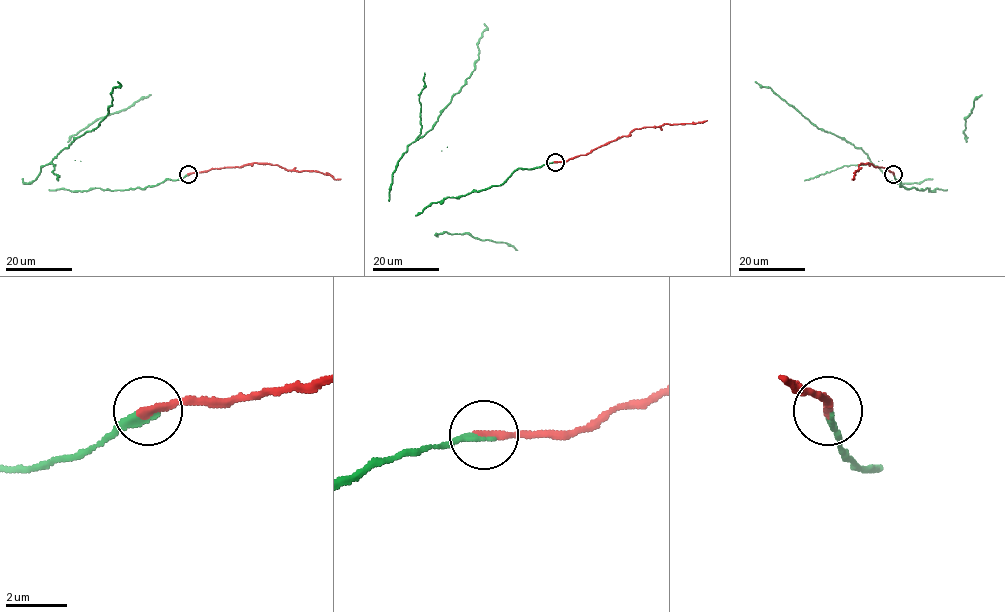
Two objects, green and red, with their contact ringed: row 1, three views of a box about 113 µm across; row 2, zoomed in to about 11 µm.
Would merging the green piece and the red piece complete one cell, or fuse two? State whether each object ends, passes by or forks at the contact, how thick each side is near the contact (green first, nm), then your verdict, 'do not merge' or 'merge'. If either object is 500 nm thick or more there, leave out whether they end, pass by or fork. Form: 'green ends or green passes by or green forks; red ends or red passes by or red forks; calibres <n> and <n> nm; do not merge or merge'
green ends; red ends; calibres 240 and 280 nm; merge

